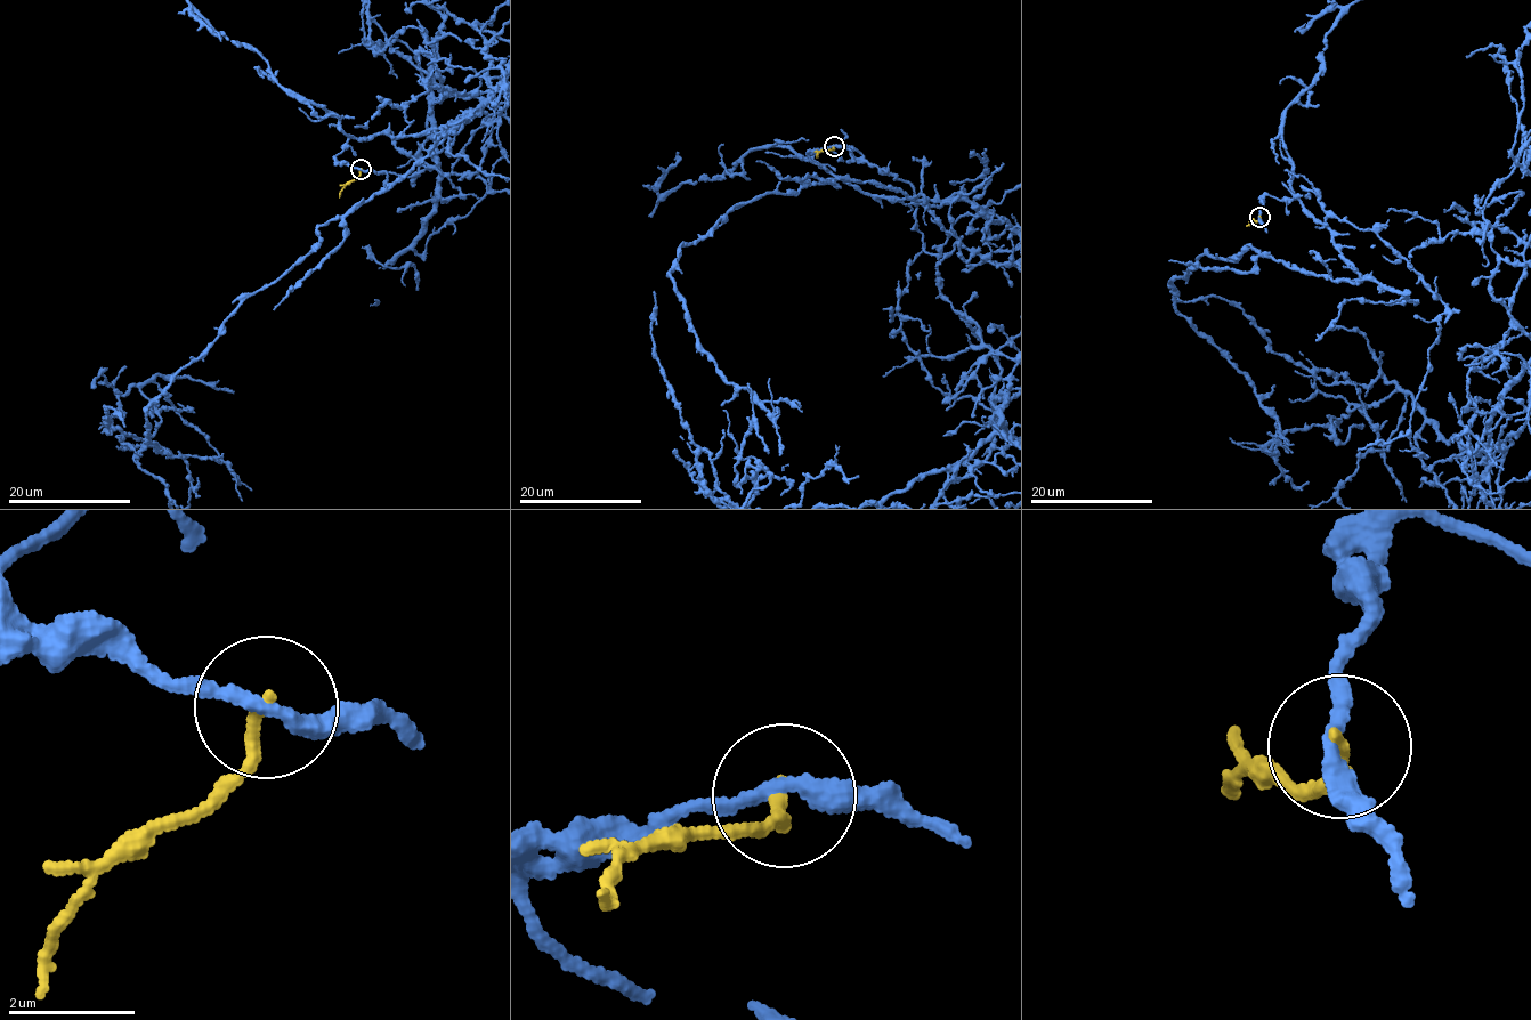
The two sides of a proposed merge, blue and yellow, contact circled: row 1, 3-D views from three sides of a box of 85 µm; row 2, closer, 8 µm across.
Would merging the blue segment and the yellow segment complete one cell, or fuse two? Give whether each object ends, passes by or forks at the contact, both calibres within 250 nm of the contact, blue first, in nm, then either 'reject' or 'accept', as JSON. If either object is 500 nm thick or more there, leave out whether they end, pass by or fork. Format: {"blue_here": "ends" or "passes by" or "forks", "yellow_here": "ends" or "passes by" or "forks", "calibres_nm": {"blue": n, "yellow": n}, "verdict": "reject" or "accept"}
{"blue_here": "passes by", "yellow_here": "ends", "calibres_nm": {"blue": 260, "yellow": 220}, "verdict": "reject"}

